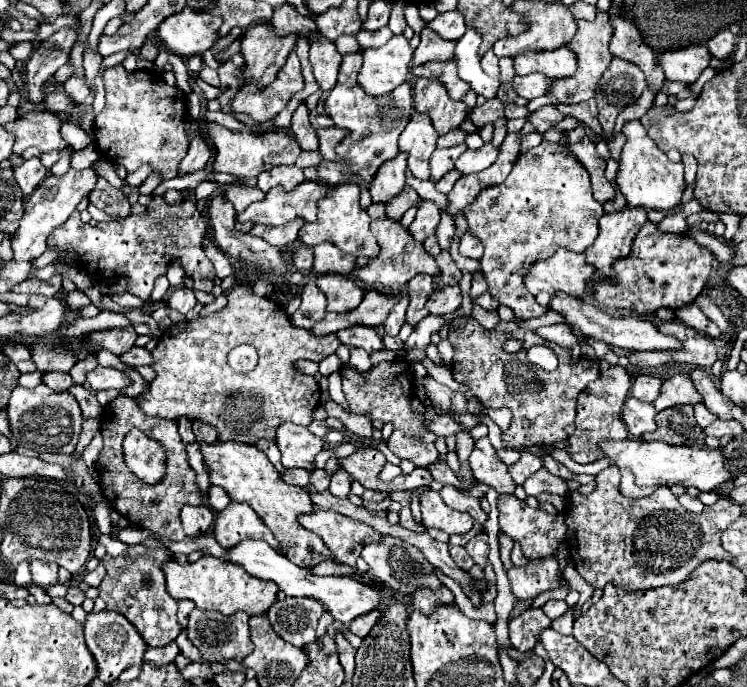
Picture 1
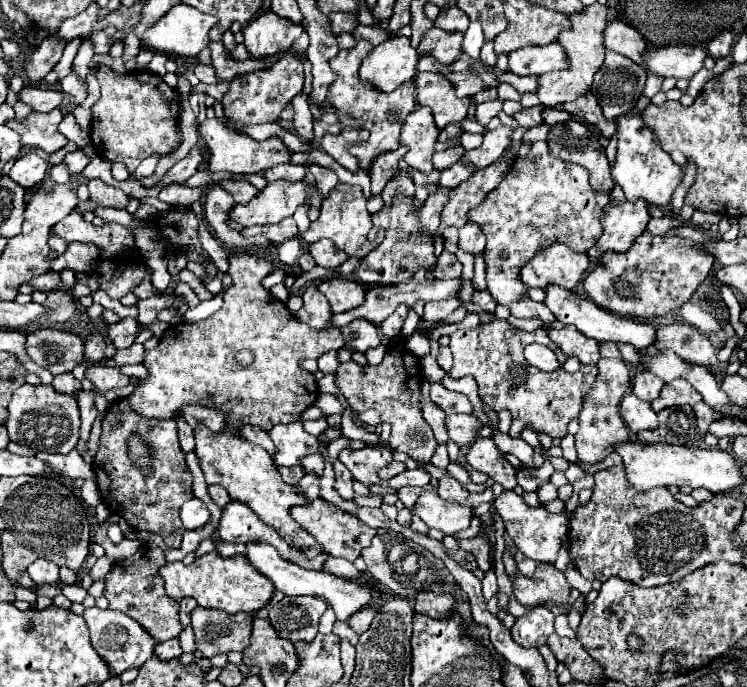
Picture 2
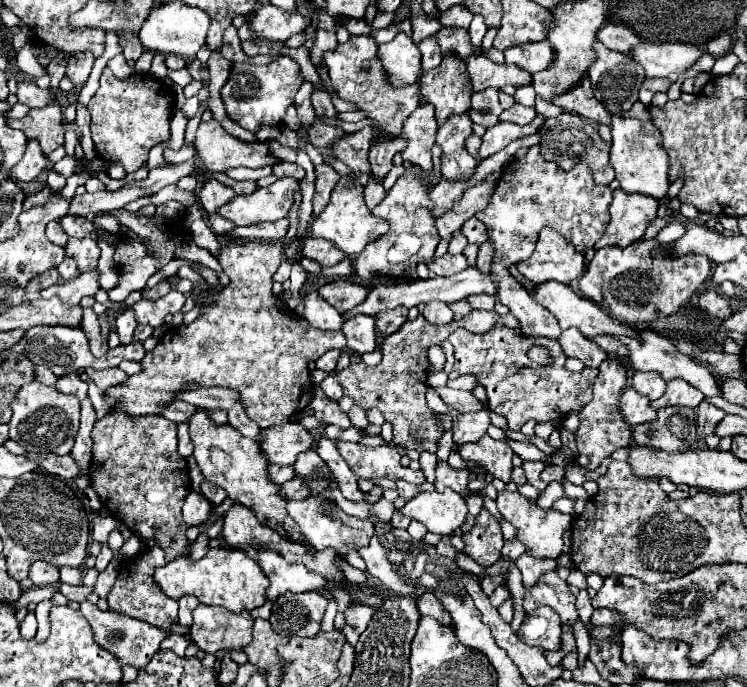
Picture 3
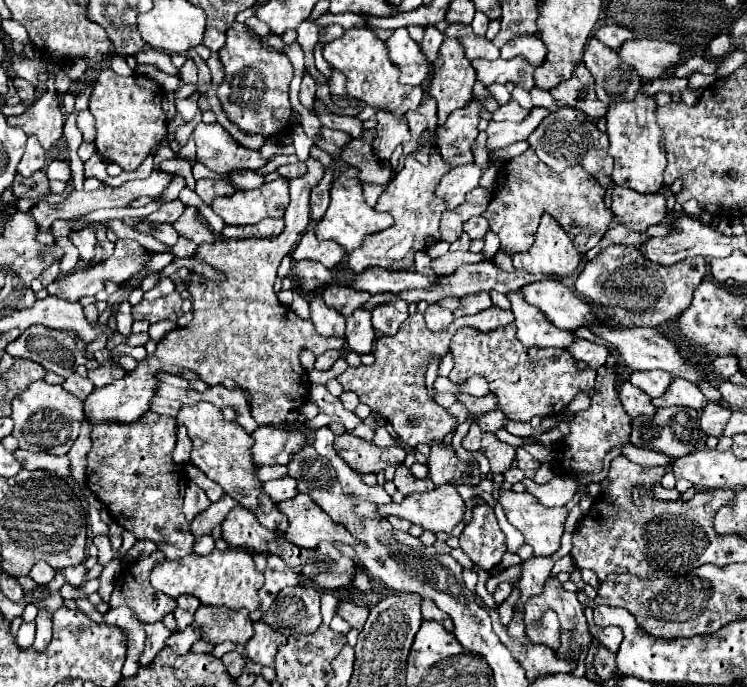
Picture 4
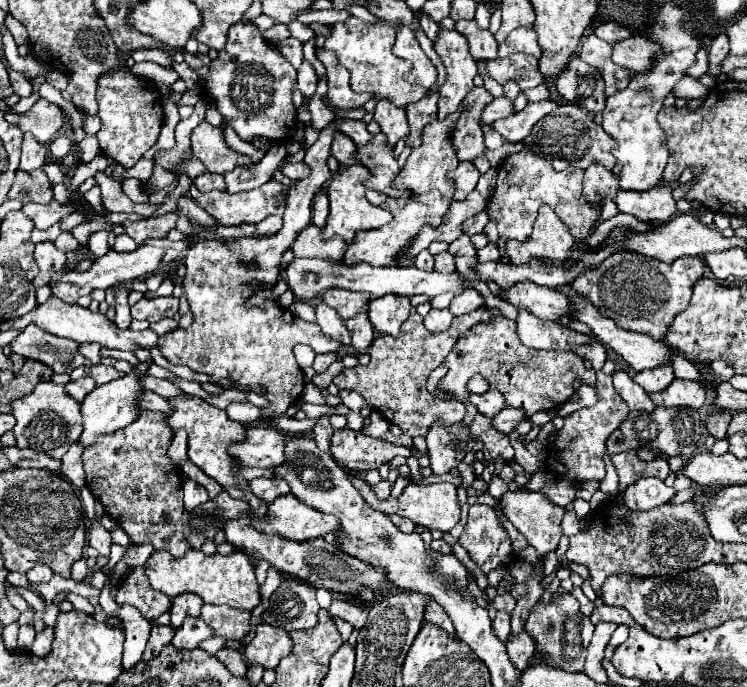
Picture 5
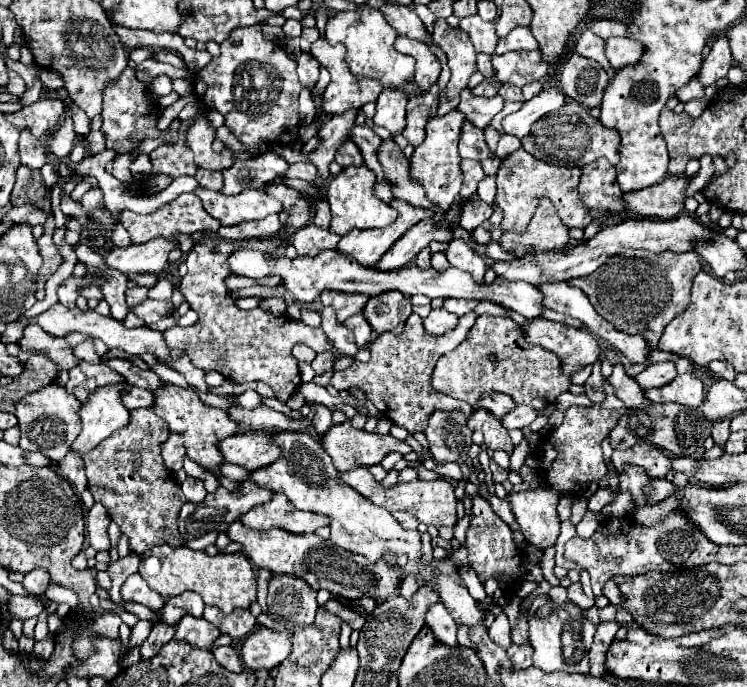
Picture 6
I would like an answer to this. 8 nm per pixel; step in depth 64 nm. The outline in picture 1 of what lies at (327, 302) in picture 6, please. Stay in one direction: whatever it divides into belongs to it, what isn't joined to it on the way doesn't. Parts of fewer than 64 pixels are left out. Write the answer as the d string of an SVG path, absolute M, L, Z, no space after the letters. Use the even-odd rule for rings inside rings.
M322 274L322 276L318 276L316 284L326 294L328 312L336 312L336 314L350 312L364 298L362 288L356 286L354 280L342 276L342 274Z

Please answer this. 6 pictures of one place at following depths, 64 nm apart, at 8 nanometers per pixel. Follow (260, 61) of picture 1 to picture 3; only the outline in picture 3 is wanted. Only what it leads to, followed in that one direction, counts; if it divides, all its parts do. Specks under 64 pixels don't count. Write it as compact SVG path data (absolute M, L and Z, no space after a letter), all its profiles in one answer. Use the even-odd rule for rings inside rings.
M266 4L252 16L250 24L258 32L260 38L266 40L280 40L286 42L292 34L298 34L304 30L304 26L310 22L308 16L302 16L298 8L292 14L286 14L274 4Z

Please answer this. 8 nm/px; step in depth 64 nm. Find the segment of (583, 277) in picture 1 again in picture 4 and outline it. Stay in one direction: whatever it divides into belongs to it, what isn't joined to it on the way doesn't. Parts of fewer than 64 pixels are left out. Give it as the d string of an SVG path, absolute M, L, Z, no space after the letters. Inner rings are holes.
M544 214L540 218L540 226L536 230L536 240L528 252L512 256L514 268L528 270L532 274L554 274L566 276L576 270L580 262L580 254L572 244L568 232L552 220L552 216Z

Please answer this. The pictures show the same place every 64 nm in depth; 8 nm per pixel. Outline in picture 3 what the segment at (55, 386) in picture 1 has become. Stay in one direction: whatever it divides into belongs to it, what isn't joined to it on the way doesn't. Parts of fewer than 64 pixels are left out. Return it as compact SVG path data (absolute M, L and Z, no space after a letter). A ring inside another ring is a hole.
M76 372L74 374L66 374L66 376L60 376L58 382L56 382L56 388L60 392L64 392L64 394L74 394L80 400L84 400L86 394L88 394L88 382L84 382Z

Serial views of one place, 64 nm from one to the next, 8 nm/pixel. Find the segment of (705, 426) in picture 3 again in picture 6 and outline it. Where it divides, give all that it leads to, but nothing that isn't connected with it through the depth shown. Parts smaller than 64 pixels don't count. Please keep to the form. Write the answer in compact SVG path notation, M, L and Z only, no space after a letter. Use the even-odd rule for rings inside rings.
M728 418L712 424L712 438L714 438L716 444L724 446L726 440L728 440L728 436L730 436L730 420Z

